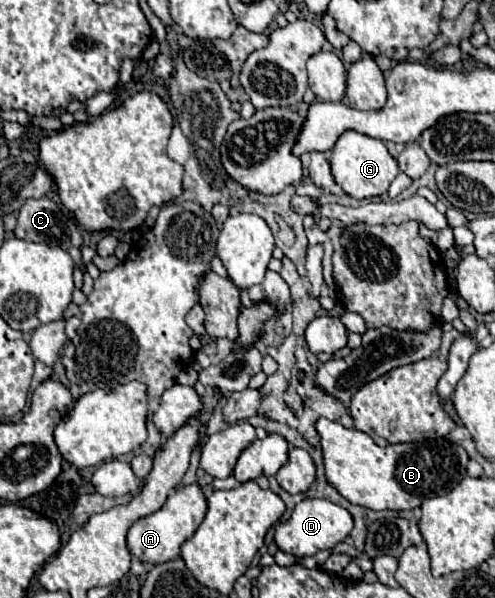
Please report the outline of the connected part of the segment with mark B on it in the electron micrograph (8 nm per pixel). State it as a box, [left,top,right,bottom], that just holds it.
[316,418,468,510]

